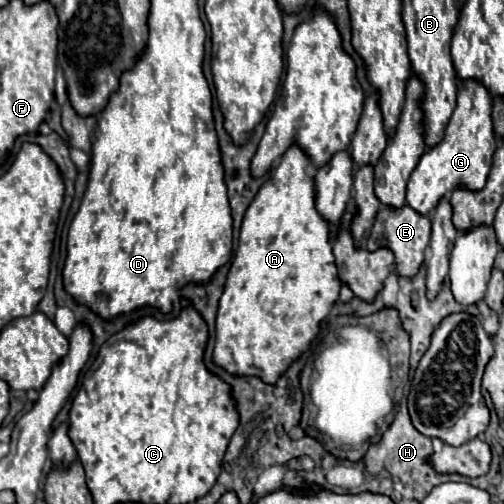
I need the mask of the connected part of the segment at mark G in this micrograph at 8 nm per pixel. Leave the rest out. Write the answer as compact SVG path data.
M464 79L458 89L458 105L444 129L444 137L434 147L426 149L416 169L410 175L406 203L422 215L428 215L438 205L440 197L454 191L458 185L482 189L496 151L496 135L492 125L492 95L476 79Z

